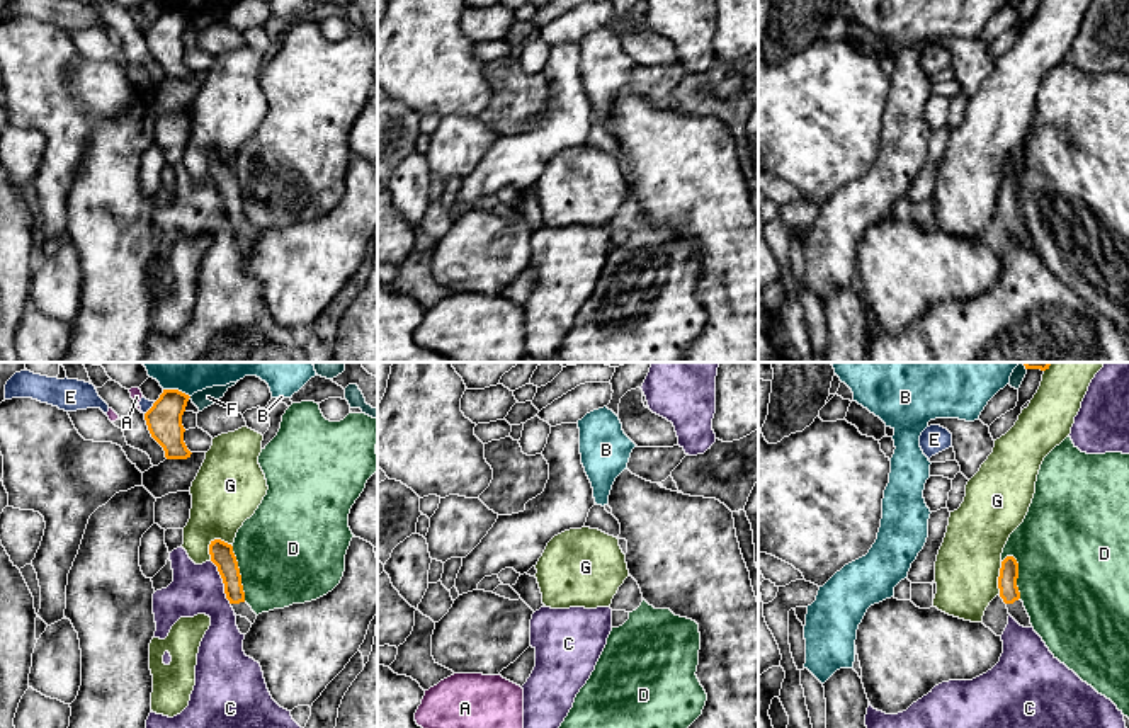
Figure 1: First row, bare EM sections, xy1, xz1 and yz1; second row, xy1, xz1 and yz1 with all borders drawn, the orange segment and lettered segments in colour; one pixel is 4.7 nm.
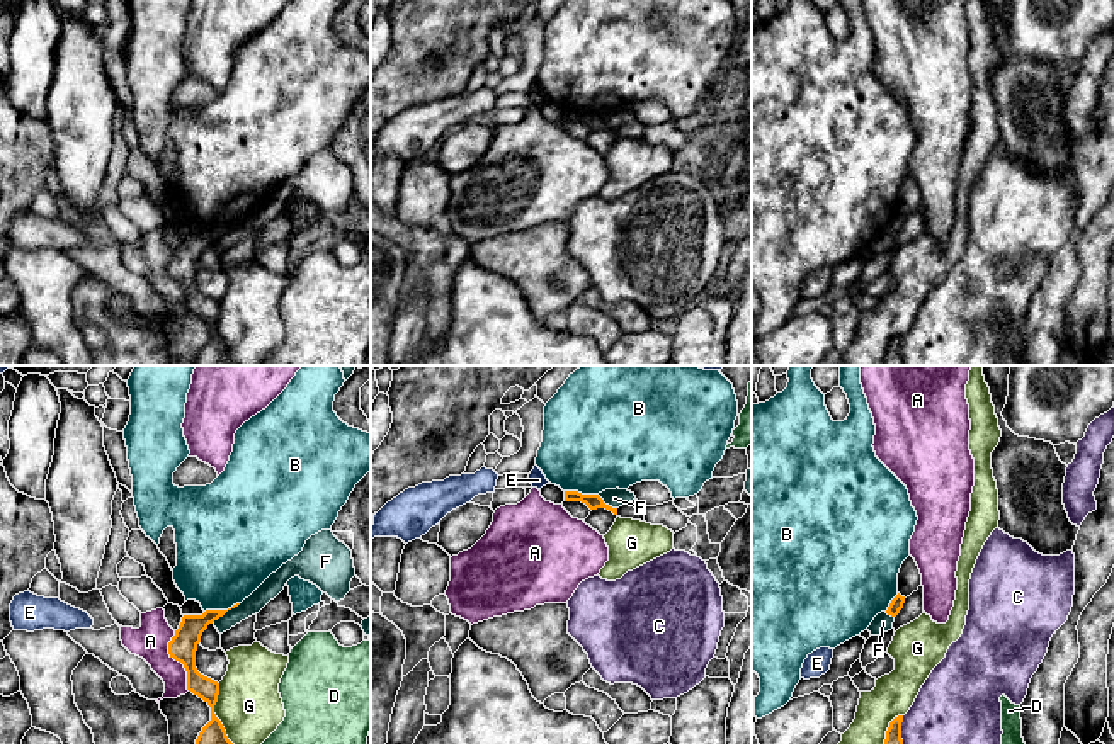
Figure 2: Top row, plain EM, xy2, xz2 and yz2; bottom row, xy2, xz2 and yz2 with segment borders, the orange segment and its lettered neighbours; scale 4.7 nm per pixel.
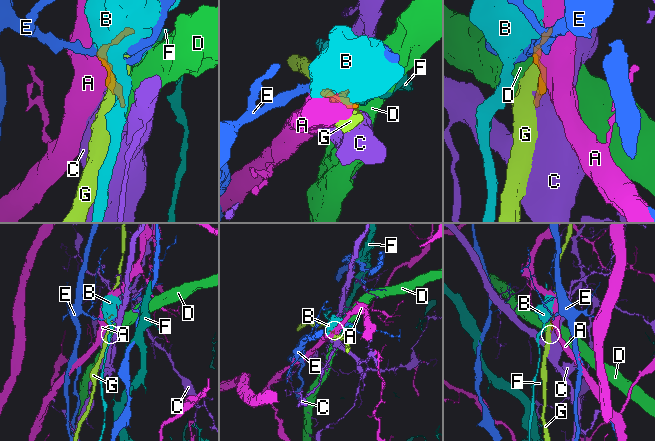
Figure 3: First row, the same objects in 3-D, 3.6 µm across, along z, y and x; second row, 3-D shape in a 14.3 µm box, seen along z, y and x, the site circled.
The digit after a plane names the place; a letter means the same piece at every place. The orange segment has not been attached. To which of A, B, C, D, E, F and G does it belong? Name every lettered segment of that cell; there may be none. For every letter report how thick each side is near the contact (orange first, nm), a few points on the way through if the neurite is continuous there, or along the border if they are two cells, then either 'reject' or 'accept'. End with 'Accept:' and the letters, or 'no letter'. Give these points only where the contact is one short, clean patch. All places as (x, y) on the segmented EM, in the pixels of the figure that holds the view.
A: 130/170 nm | reject
B: 130/440 nm | along xy2 (238, 602), (227, 609), (208, 609), (204, 612) | reject
C: 110/240 nm | reject
D: 110/480 nm | along xy1 (232, 546), (245, 601) | reject
E: 170/50 nm | along xy1 (155, 402), (145, 414) | reject
F: 130/90 nm | along xy2 (240, 604), (211, 622) | reject
G: 160/300 nm | reject
Accept: no letter

